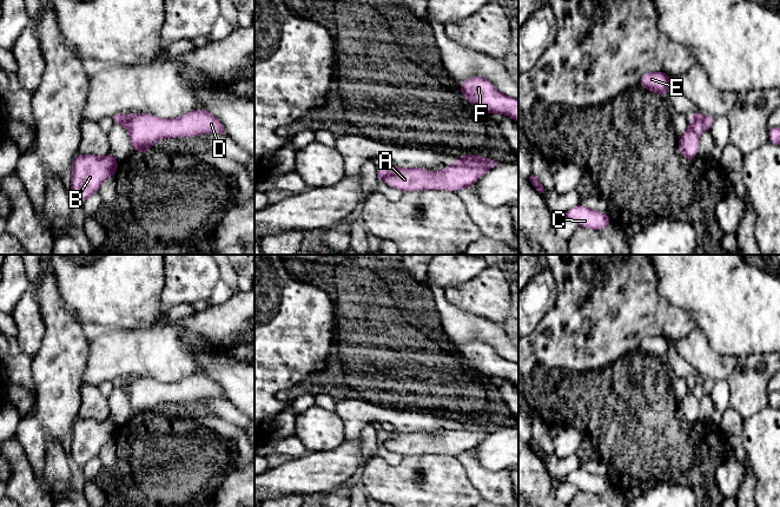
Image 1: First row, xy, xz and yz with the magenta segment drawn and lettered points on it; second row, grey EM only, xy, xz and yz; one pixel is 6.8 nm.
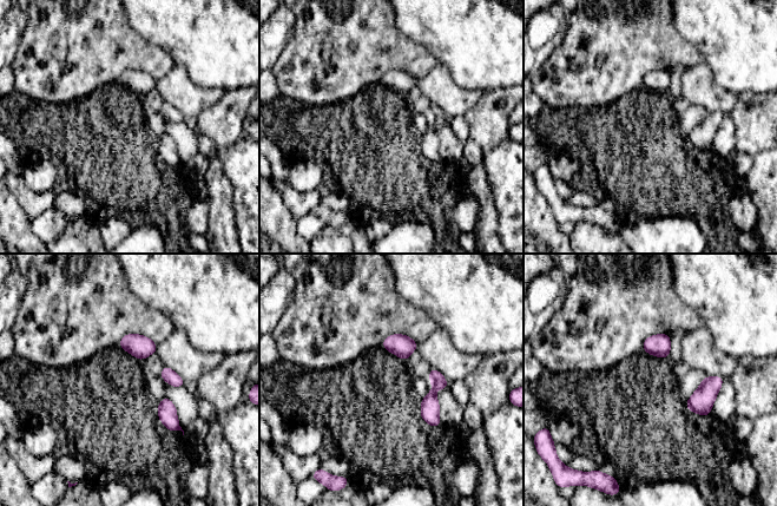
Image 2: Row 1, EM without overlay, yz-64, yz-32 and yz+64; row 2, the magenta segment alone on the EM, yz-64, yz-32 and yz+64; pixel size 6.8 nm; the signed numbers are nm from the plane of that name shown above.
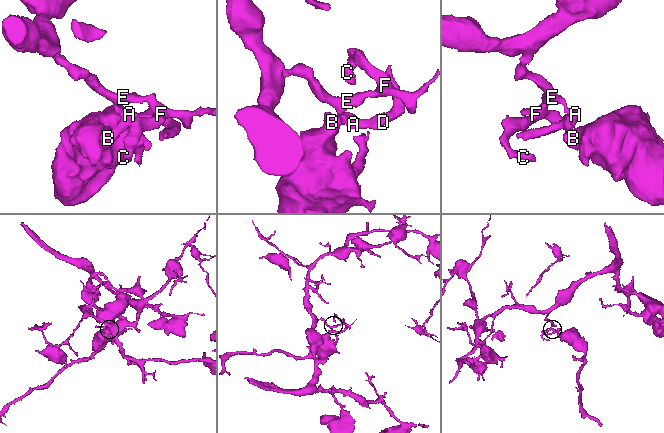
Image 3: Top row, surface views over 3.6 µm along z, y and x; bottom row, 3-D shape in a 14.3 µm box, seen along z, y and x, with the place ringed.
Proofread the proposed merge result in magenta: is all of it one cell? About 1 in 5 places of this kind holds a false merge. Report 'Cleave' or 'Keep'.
Cleave

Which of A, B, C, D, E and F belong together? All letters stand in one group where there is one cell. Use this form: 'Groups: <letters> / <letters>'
Groups: A B D / C E F

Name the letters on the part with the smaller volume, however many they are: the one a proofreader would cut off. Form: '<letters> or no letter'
A, B, D

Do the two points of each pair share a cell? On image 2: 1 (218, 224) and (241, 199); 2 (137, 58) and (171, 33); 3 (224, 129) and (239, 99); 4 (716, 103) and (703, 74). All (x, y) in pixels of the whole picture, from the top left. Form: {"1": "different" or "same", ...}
{"1": "different", "2": "different", "3": "same", "4": "same"}

